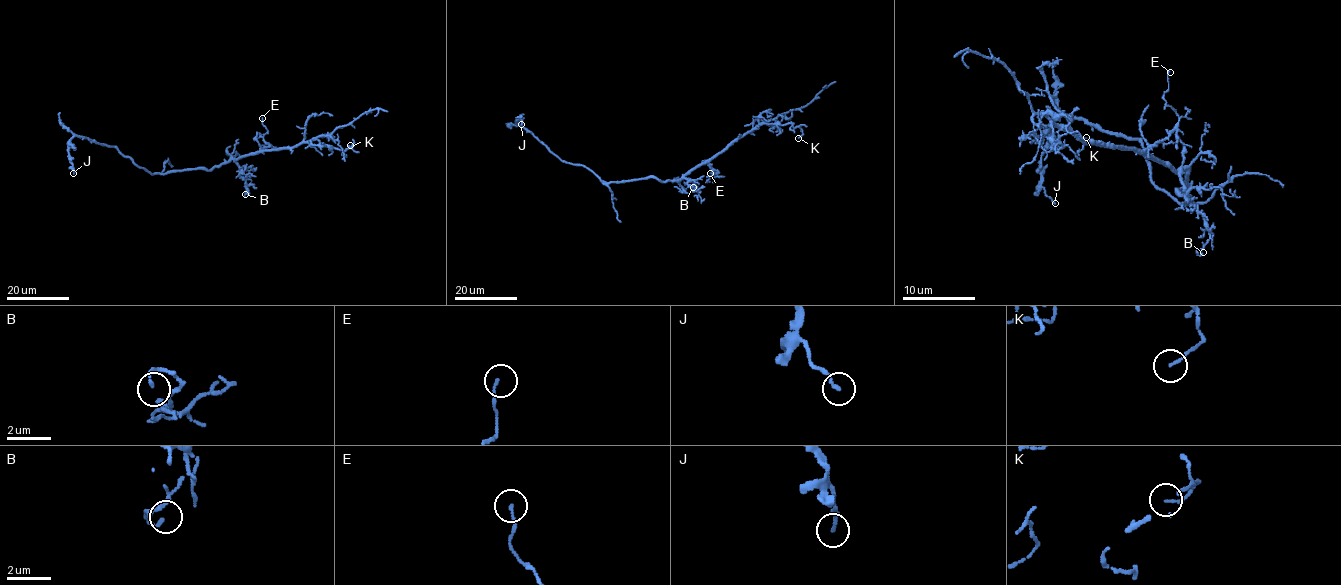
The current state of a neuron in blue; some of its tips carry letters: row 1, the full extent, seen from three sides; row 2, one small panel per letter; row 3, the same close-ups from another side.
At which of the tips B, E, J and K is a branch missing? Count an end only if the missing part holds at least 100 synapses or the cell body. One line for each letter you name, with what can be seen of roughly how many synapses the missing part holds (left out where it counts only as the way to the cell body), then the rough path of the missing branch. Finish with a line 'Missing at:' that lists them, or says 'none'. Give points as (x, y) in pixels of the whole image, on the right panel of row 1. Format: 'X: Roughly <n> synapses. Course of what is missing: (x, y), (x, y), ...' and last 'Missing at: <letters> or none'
Missing at: none

